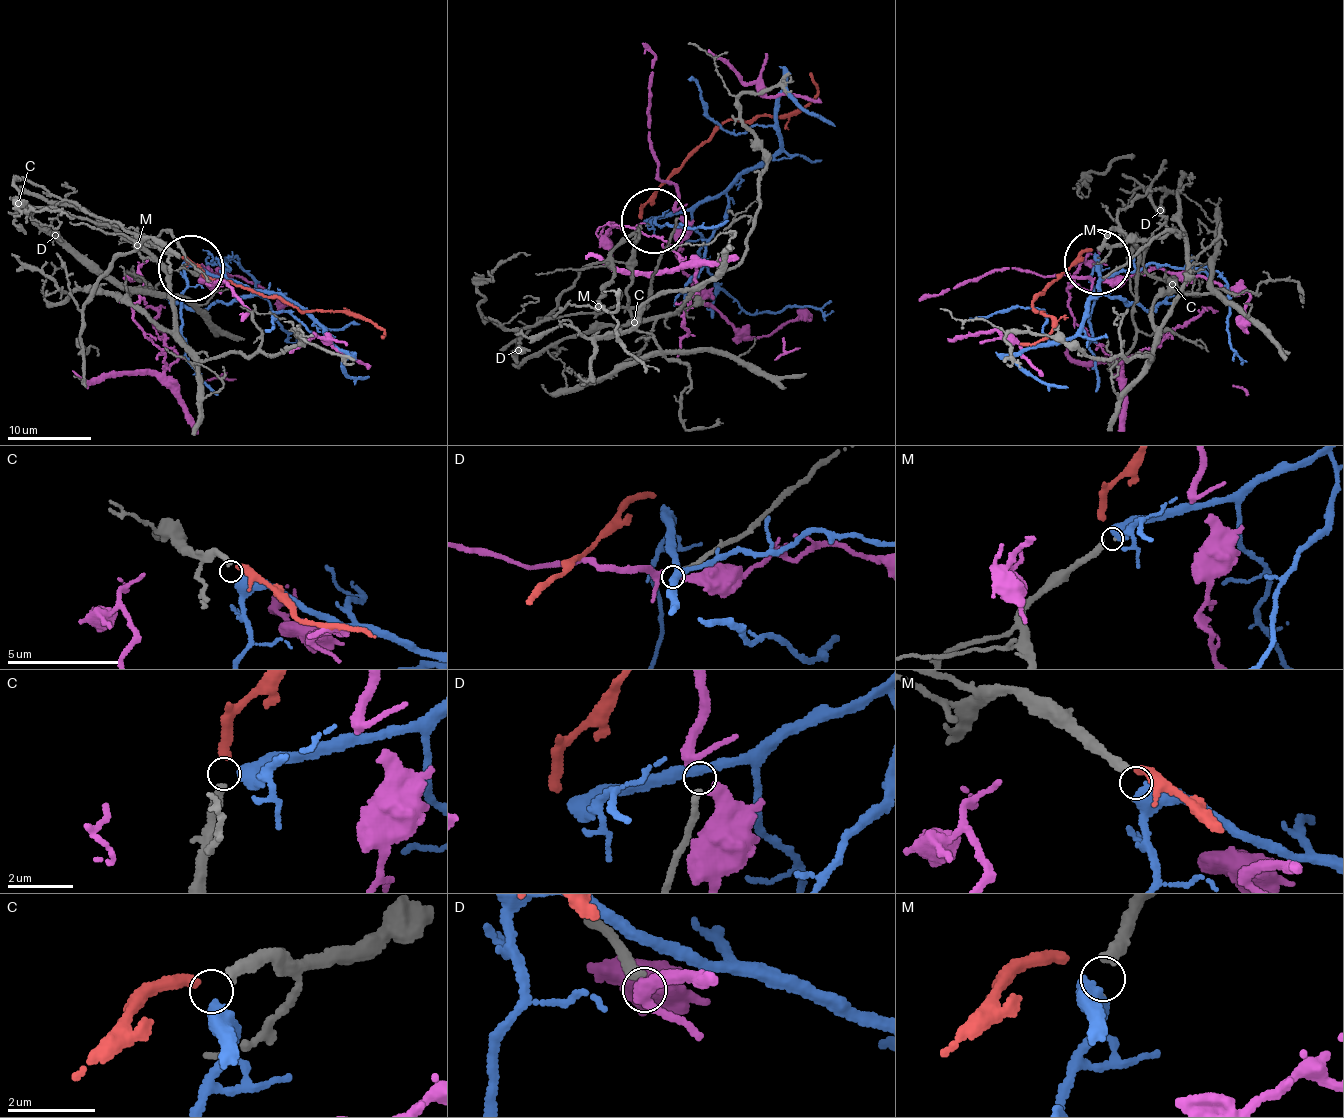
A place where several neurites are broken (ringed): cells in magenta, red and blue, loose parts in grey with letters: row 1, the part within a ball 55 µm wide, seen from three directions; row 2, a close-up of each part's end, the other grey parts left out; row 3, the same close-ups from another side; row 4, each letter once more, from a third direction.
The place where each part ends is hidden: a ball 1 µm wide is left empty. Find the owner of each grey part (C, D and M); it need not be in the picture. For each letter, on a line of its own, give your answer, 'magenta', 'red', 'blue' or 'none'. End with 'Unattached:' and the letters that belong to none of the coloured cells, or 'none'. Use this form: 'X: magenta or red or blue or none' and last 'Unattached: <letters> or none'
C: red
D: none
M: blue
Unattached: D

